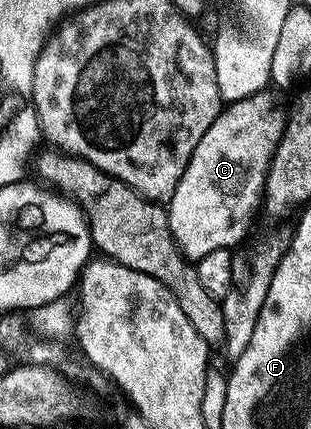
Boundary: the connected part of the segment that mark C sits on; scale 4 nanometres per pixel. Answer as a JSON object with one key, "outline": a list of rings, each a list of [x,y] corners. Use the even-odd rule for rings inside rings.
{"outline":[[[256,91],[251,97],[232,100],[217,114],[215,121],[211,121],[211,129],[207,129],[207,133],[203,133],[199,140],[199,145],[195,145],[195,153],[191,153],[187,169],[183,177],[179,177],[179,185],[175,185],[175,193],[167,201],[169,228],[173,239],[181,254],[190,261],[198,261],[207,253],[233,249],[246,242],[245,234],[253,223],[253,214],[257,207],[259,211],[263,203],[265,182],[269,176],[273,154],[285,132],[286,108],[277,104],[271,91]]]}

